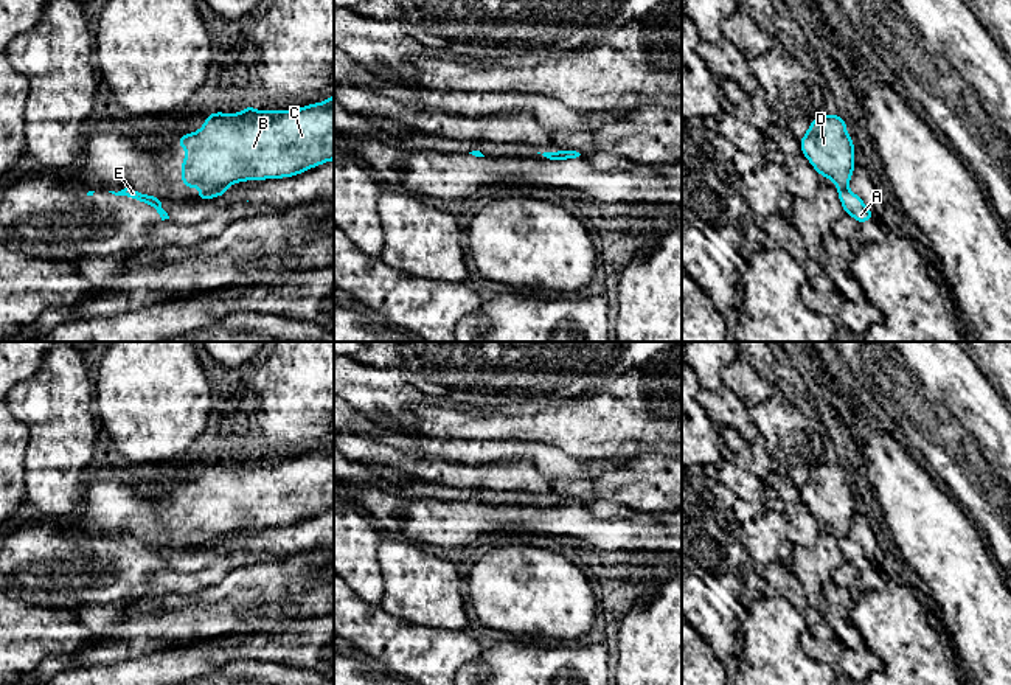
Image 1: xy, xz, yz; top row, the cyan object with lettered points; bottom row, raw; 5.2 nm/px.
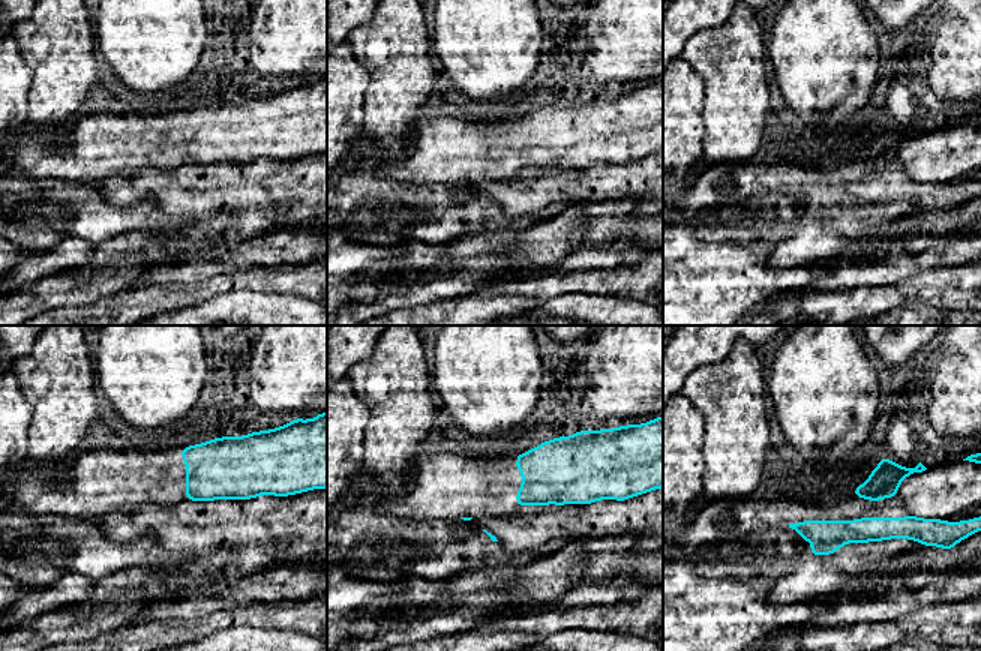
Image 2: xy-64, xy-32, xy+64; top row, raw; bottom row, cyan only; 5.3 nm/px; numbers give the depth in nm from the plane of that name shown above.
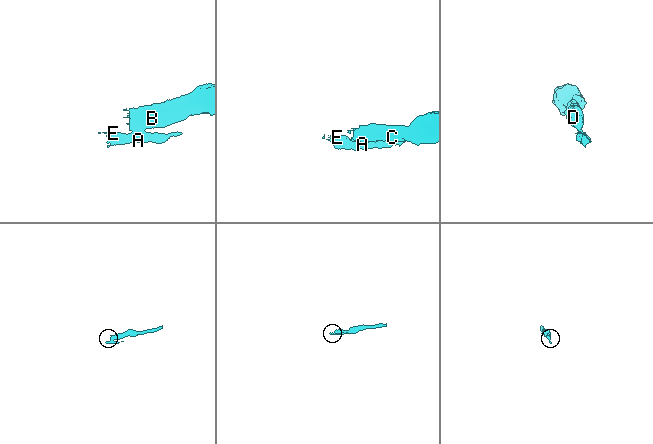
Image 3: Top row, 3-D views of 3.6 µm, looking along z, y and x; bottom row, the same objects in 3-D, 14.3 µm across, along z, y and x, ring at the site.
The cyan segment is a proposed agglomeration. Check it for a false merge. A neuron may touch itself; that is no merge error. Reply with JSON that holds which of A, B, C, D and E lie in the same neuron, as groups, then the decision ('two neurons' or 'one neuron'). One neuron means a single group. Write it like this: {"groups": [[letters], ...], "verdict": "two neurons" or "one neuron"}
{"groups": [["A", "E"], ["B", "C", "D"]], "verdict": "two neurons"}

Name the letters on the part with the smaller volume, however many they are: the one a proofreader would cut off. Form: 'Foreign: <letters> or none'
Foreign: A, E

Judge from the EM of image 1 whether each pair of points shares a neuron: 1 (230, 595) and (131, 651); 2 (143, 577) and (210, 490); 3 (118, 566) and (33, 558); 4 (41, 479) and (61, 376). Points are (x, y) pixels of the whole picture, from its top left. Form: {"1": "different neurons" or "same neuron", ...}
{"1": "same neuron", "2": "different neurons", "3": "same neuron", "4": "same neuron"}

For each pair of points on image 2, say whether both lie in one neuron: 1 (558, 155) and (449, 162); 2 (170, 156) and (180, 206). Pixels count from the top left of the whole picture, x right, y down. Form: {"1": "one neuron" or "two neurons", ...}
{"1": "one neuron", "2": "two neurons"}

